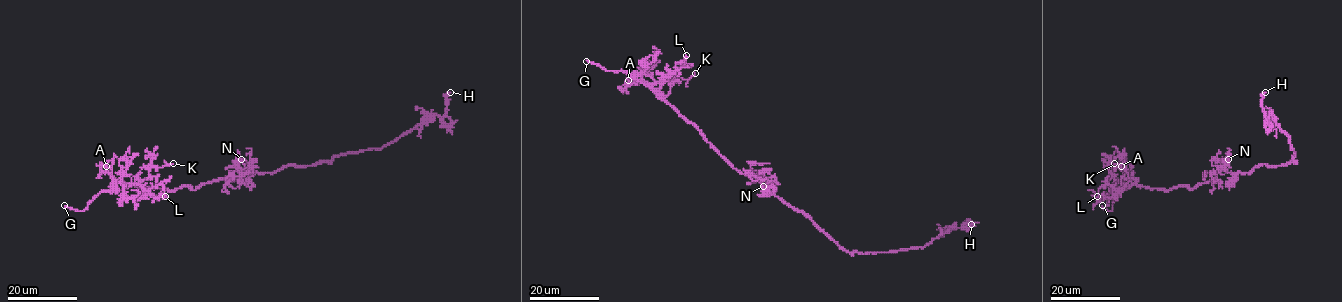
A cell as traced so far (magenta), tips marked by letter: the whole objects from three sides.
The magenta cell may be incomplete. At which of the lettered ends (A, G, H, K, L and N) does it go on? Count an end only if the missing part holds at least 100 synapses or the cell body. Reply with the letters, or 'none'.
G

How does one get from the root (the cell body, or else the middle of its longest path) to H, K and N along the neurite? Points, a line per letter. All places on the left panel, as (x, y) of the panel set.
H: (256, 172), (313, 166), (382, 148), (427, 114), (443, 116), (450, 92)
K: (256, 172), (234, 170), (194, 189), (136, 185), (149, 178), (151, 166), (173, 163)
N: (256, 172), (243, 173), (238, 166), (240, 160), (244, 161), (241, 159)

